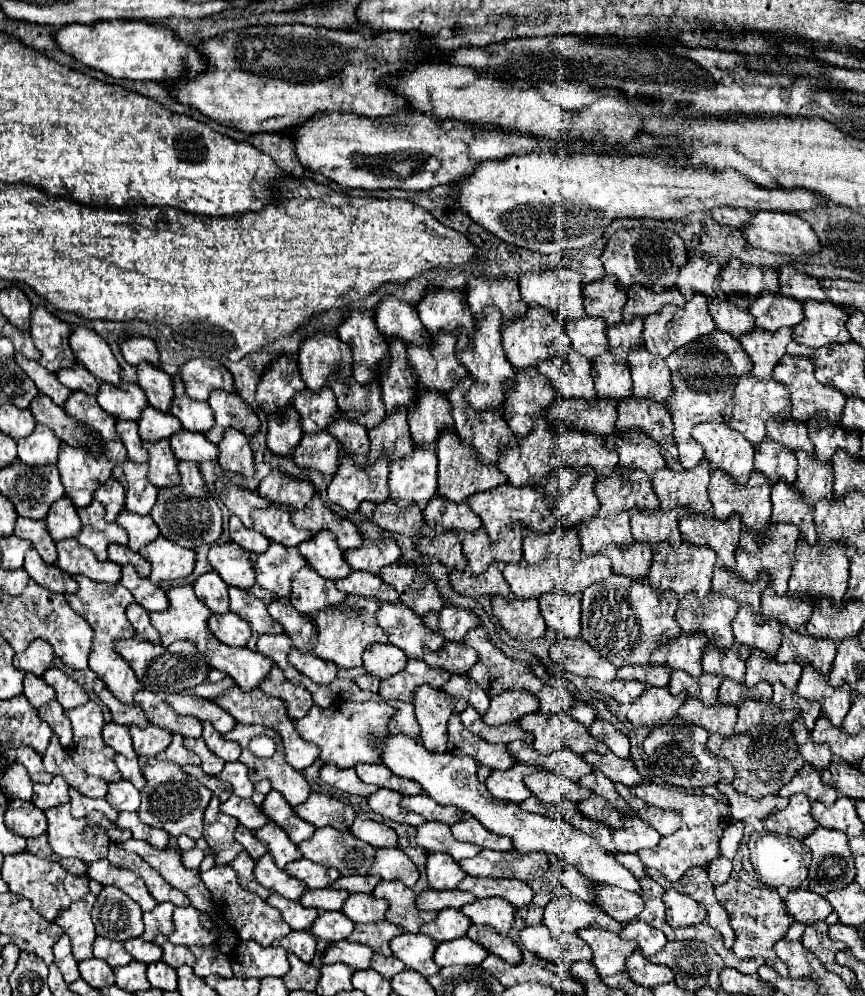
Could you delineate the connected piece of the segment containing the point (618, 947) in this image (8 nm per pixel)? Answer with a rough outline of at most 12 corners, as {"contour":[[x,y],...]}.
{"contour":[[591,924],[577,932],[593,950],[601,978],[625,970],[637,948],[617,932]]}

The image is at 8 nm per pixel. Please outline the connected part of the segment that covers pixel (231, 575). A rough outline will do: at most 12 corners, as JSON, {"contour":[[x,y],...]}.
{"contour":[[211,546],[209,564],[229,586],[251,588],[249,552]]}

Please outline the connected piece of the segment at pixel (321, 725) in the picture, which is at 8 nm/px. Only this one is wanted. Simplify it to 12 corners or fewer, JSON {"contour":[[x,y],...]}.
{"contour":[[387,702],[313,706],[295,722],[339,768],[377,762],[367,732],[387,732]]}

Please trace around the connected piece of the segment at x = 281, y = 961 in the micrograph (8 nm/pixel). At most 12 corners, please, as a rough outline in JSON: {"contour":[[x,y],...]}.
{"contour":[[239,942],[231,966],[239,978],[285,976],[287,950]]}

